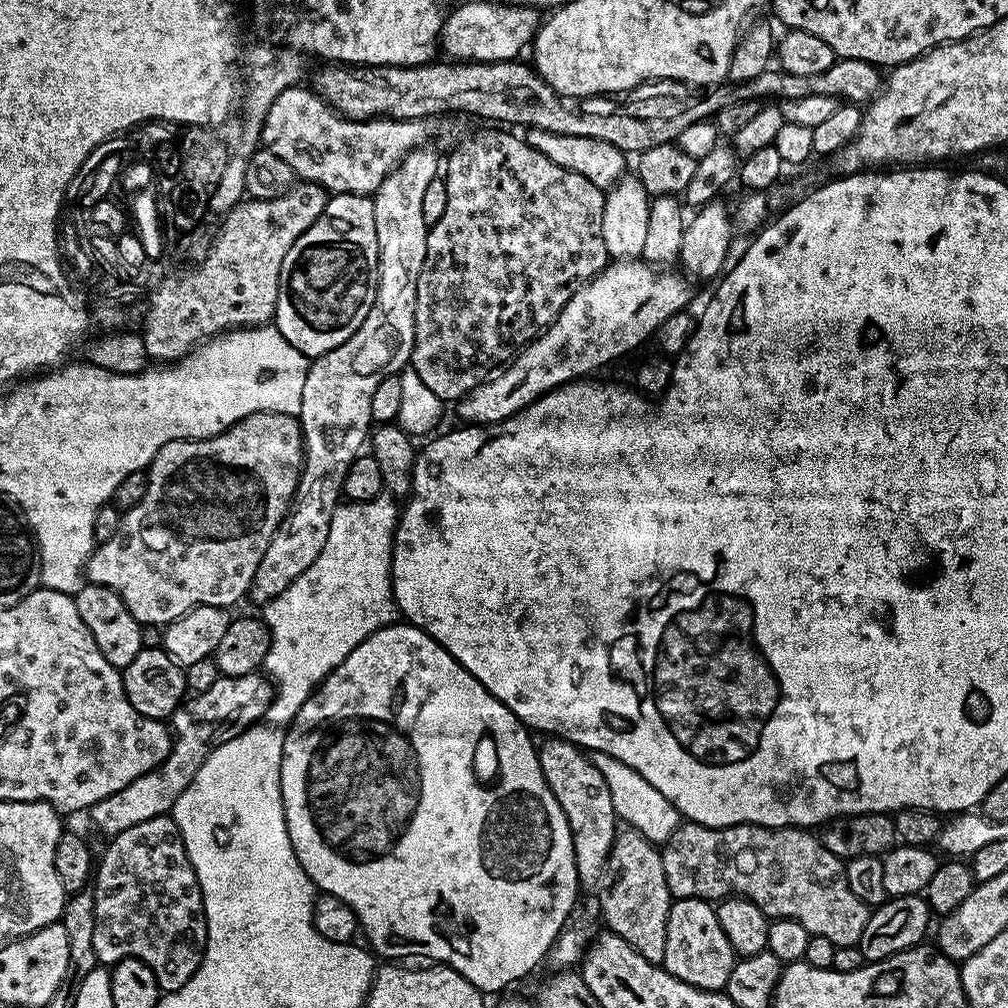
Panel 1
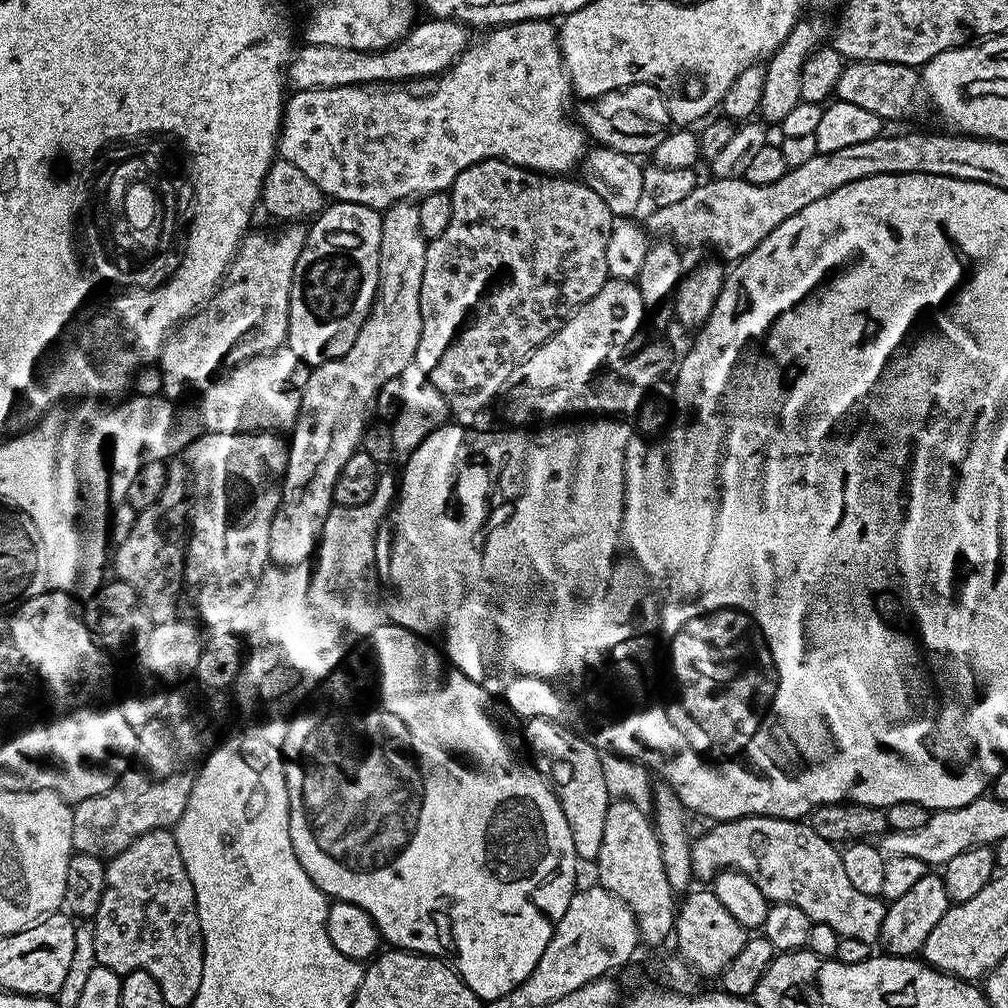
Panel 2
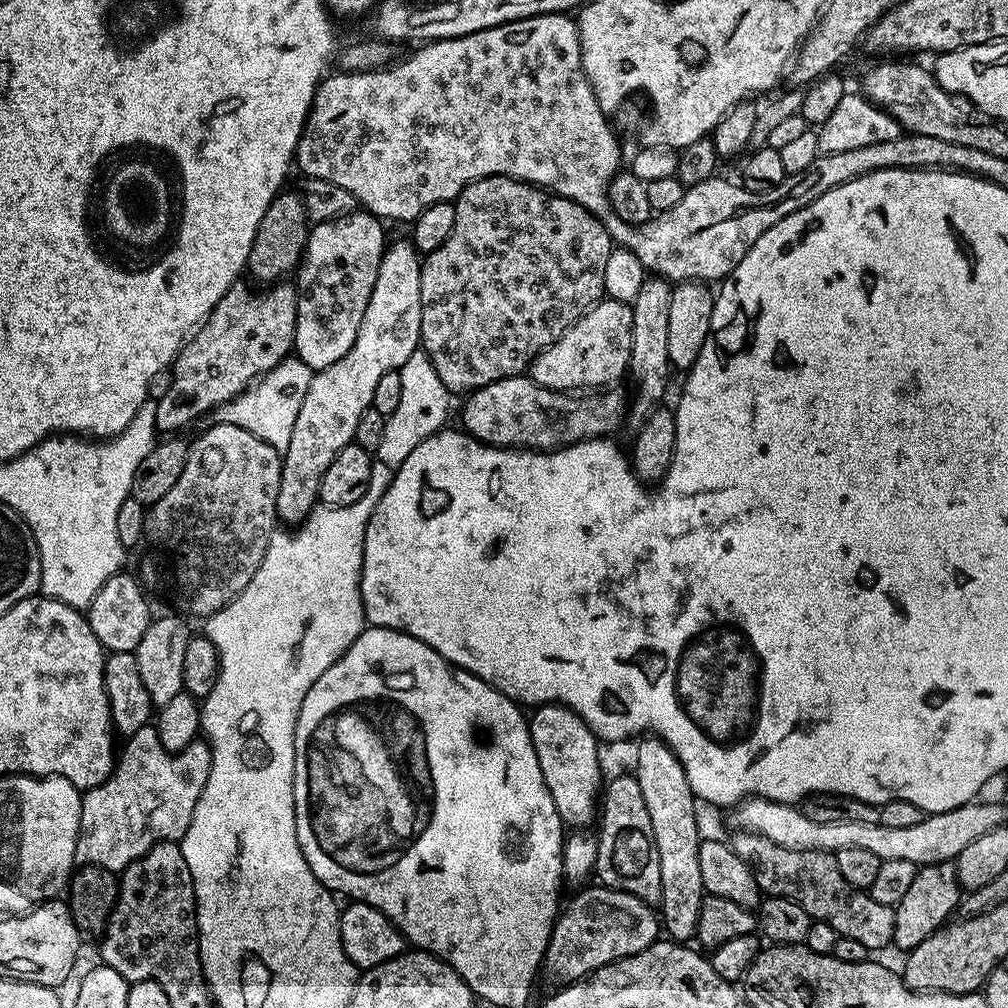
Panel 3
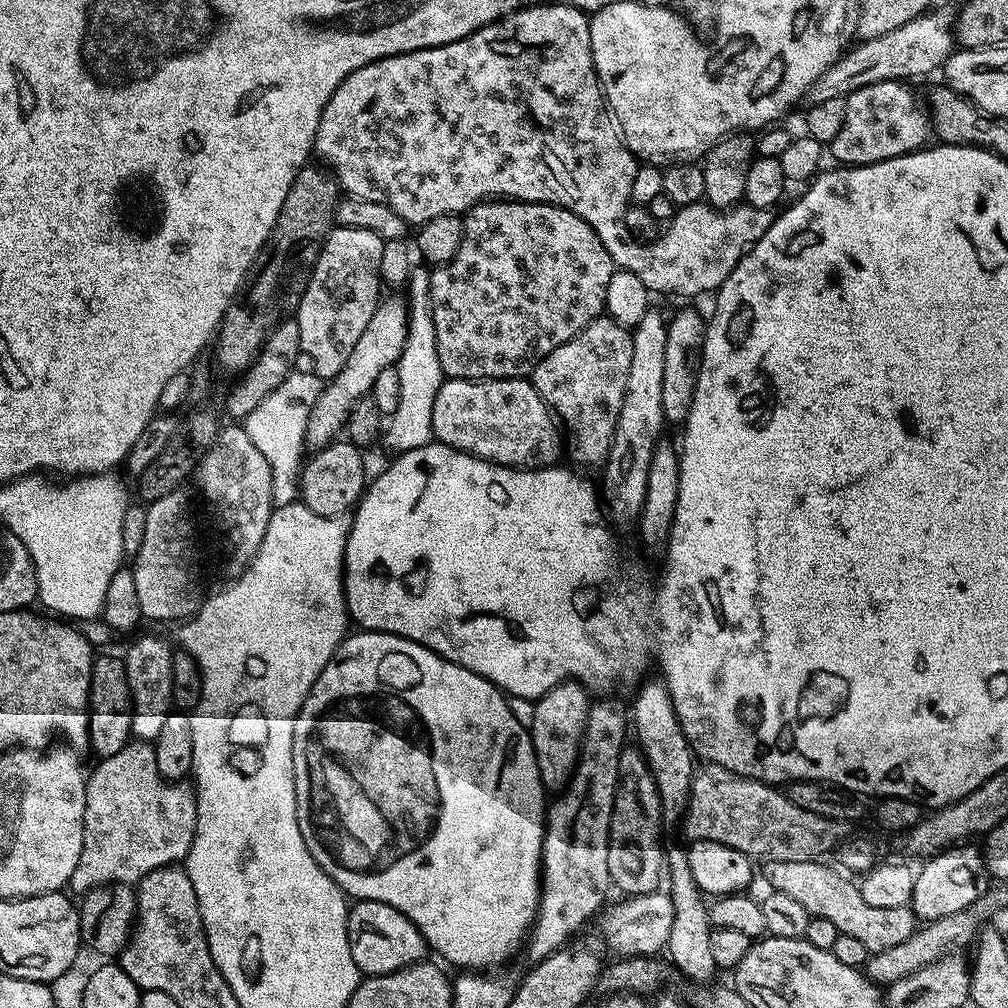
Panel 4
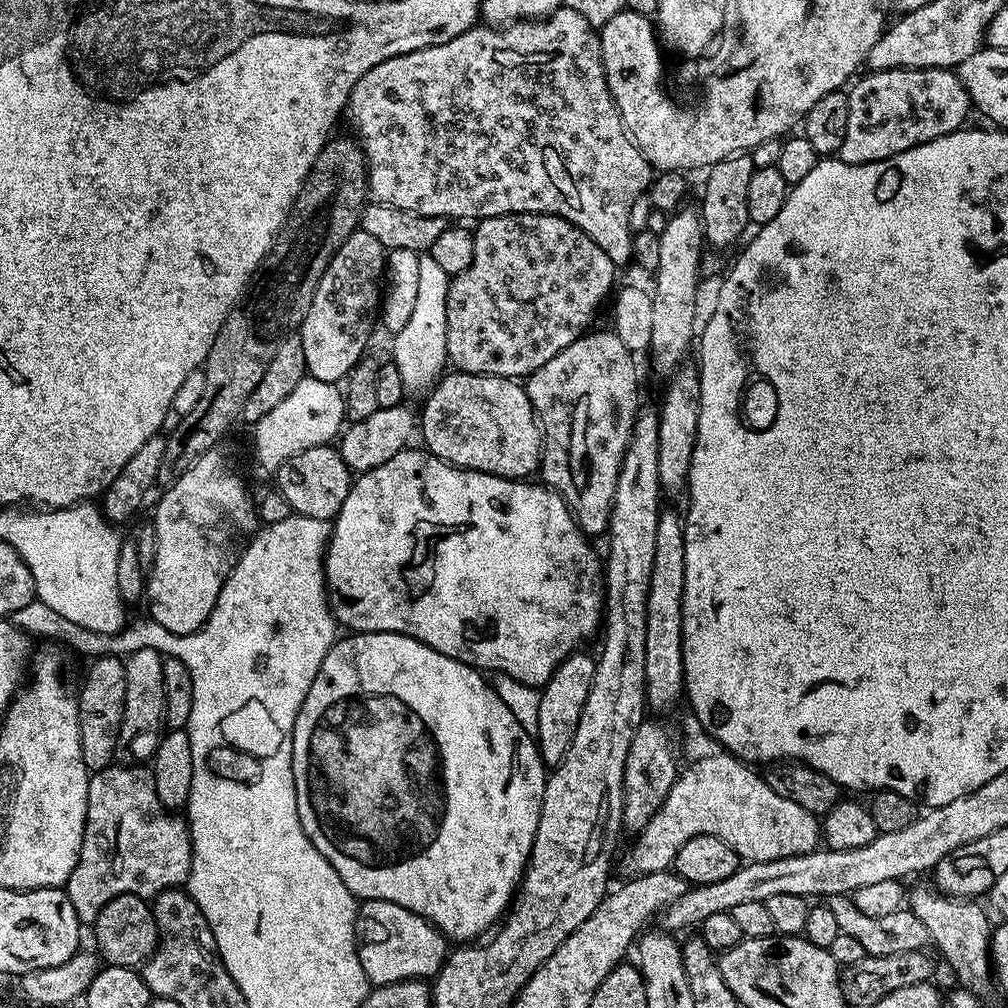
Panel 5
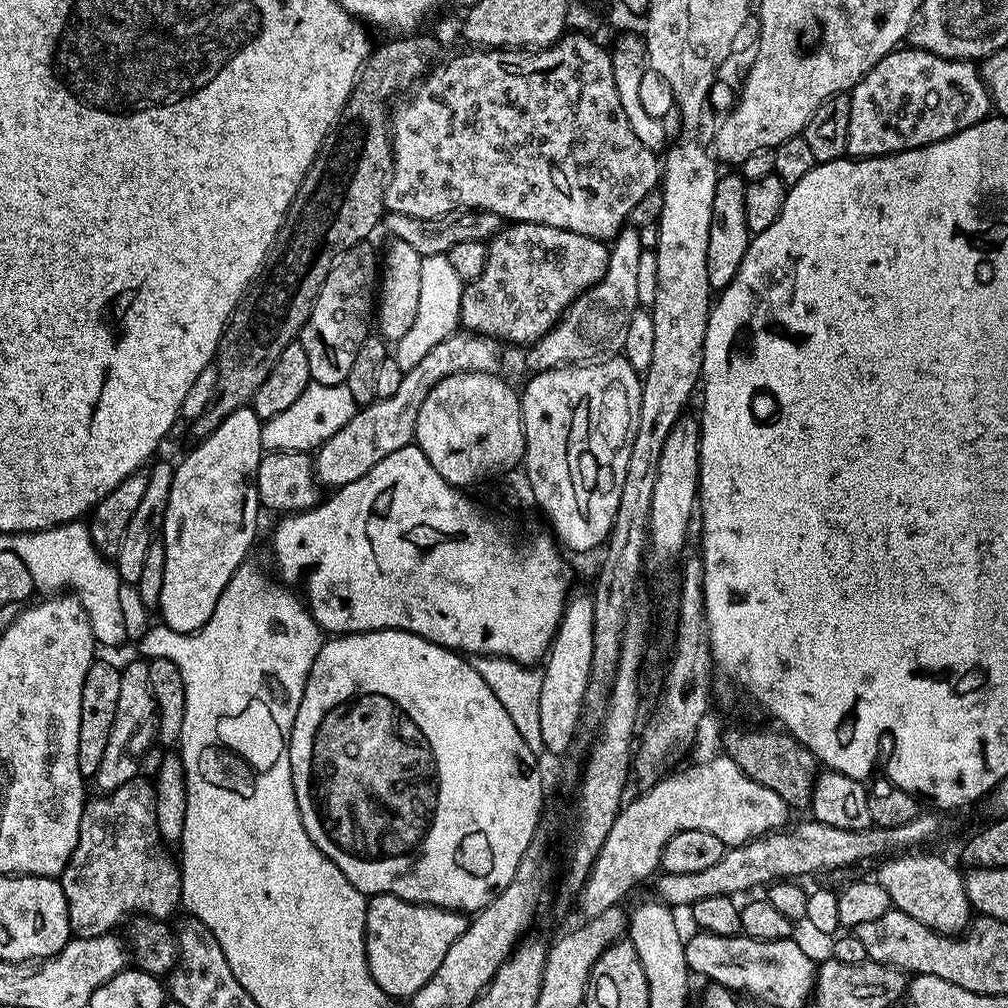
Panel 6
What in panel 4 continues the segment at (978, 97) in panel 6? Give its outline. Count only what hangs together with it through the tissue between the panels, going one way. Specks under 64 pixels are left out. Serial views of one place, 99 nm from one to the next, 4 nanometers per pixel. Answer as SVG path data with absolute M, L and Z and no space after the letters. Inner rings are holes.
M887 80L862 86L862 90L854 90L846 97L846 118L842 122L842 130L838 130L838 138L834 138L830 145L831 155L832 152L836 155L837 165L882 162L917 151L929 143L929 113L922 107L921 101L920 104L916 101L915 94L908 88L911 87L907 83Z

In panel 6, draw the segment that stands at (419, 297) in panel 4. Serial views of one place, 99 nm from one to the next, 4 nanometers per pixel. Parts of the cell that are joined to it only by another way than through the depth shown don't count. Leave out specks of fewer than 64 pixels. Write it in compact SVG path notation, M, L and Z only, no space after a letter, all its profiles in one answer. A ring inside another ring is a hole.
M447 255L423 256L420 266L420 299L417 315L409 331L395 341L393 356L398 366L409 372L426 358L430 350L457 331L460 321L461 290L464 282L451 267Z

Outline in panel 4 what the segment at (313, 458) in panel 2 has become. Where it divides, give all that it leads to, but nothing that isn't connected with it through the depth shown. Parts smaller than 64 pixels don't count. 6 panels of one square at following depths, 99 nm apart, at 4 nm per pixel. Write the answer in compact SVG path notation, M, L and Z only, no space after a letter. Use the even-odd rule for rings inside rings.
M392 296L381 299L374 310L374 318L370 318L366 330L362 330L362 338L358 338L358 346L354 346L350 358L346 358L346 366L331 381L323 385L318 402L312 411L310 422L306 426L305 445L315 450L333 443L345 431L350 410L371 393L374 378L382 374L382 370L393 367L402 354L403 344L407 340L409 305Z

